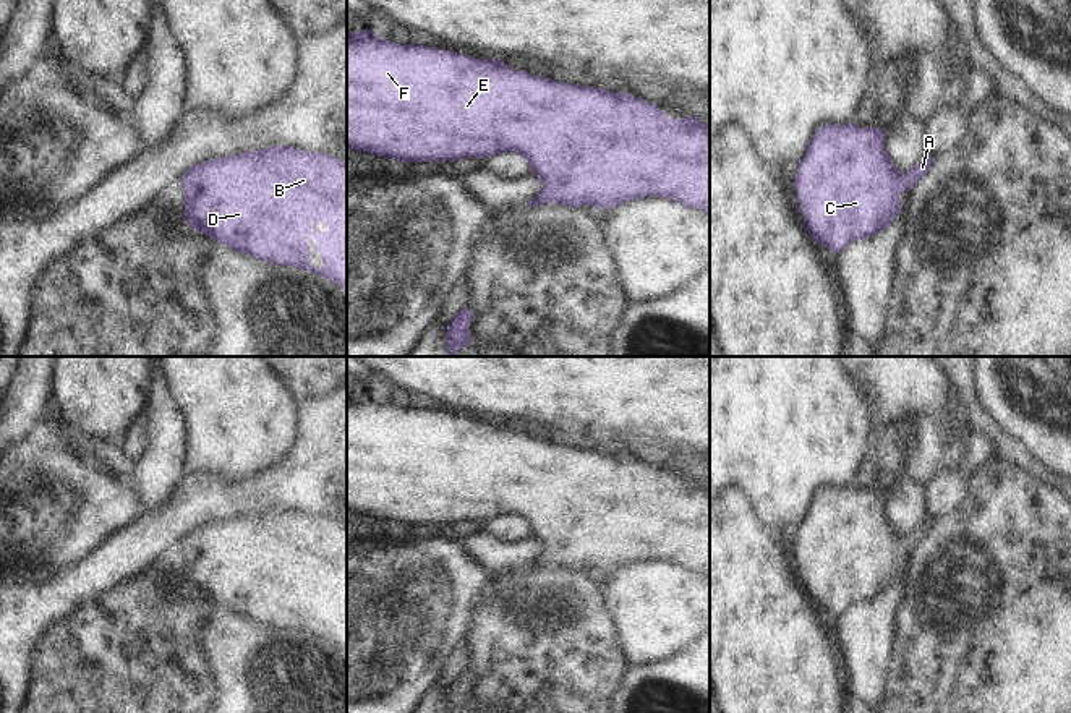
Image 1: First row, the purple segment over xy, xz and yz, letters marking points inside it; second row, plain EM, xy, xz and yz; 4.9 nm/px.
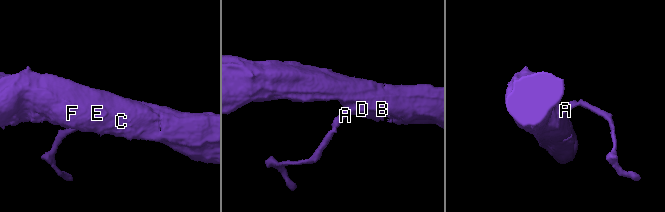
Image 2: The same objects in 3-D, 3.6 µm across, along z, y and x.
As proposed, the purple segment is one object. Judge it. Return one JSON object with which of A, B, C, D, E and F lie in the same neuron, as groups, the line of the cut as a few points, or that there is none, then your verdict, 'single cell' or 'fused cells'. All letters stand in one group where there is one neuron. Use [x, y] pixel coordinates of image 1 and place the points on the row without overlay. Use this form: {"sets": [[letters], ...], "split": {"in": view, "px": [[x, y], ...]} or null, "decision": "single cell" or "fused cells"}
{"sets": [["A", "B", "C", "D", "E", "F"]], "split": null, "decision": "single cell"}

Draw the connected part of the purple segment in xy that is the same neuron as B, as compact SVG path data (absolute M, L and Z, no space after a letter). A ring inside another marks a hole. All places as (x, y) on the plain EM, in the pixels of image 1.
M293 509L262 510L194 527L180 540L180 546L185 551L183 577L191 591L238 616L275 629L306 632L347 651L347 525L342 522ZM311 600L318 604L313 613L321 617L321 630L309 629Z

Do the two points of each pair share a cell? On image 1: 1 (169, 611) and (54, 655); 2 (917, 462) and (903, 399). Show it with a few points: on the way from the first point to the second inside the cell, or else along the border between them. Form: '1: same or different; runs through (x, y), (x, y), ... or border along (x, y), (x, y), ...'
1: same; runs through (140, 639), (123, 655), (83, 655)
2: same; runs through (921, 446), (919, 410)

